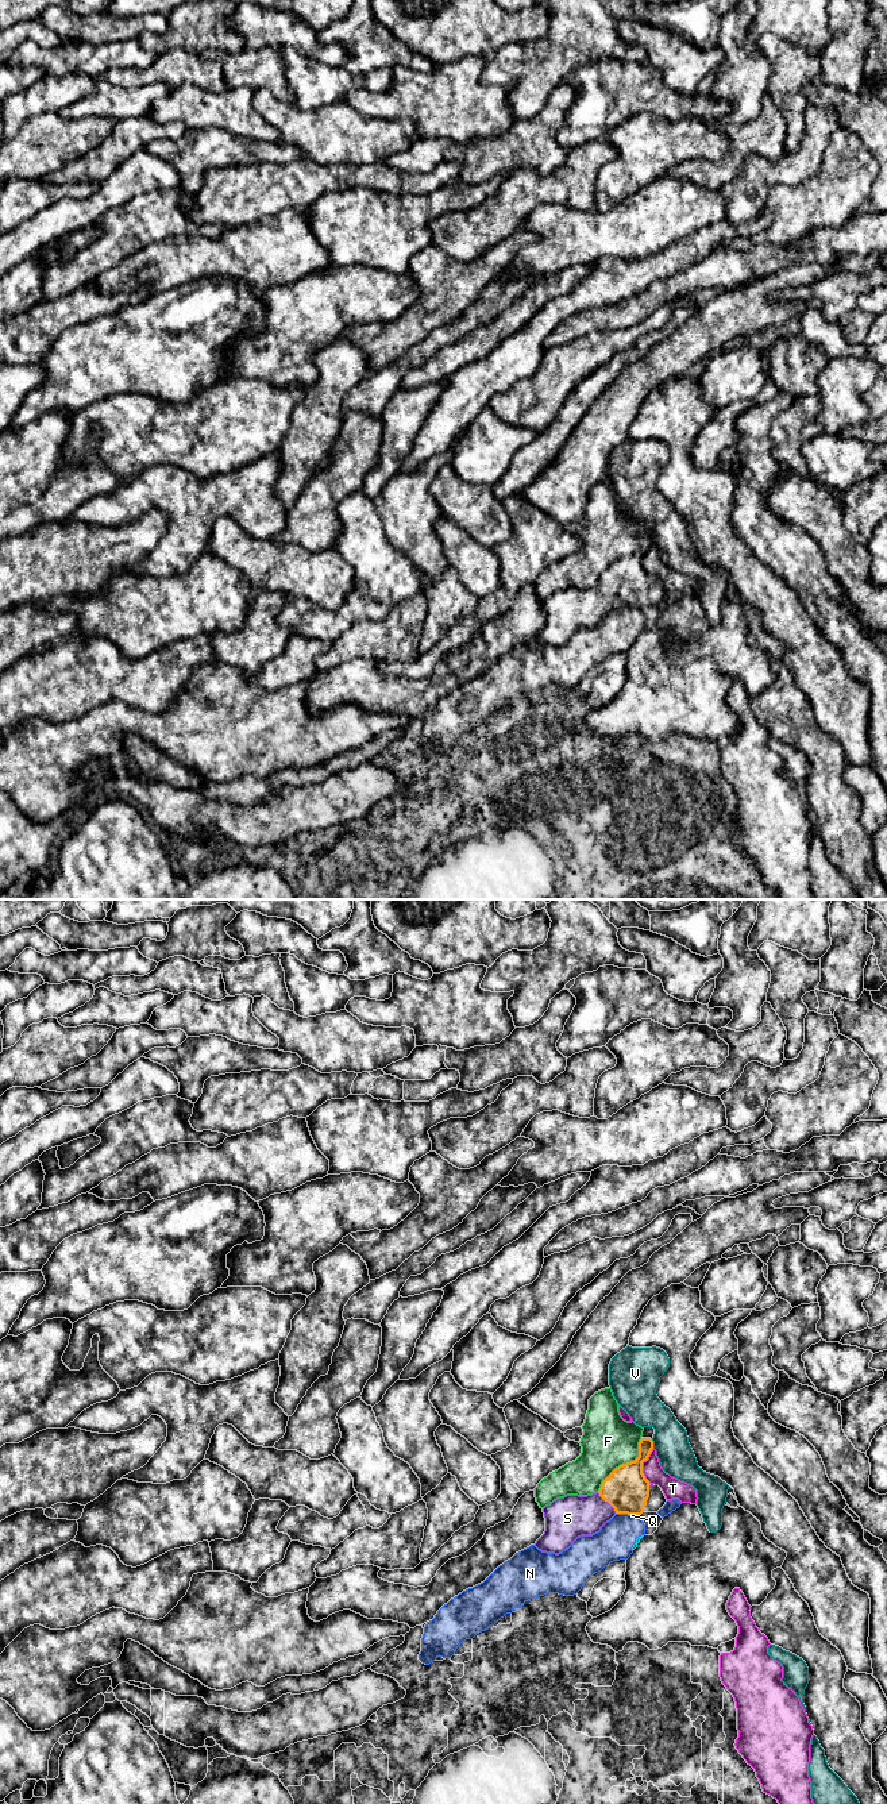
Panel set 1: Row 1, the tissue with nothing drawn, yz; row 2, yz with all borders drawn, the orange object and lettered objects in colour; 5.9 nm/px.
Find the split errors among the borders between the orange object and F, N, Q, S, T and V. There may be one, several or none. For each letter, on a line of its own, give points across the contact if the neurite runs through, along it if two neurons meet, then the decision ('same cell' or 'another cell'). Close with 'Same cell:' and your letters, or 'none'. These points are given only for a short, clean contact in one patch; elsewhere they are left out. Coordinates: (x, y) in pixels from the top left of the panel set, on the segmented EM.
F: another cell
N: another cell
Q: along yz (632, 1514), (639, 1515) | another cell
S: same cell
T: along yz (652, 1448), (643, 1463), (643, 1475), (650, 1484) | another cell
V: another cell
Same cell: S

